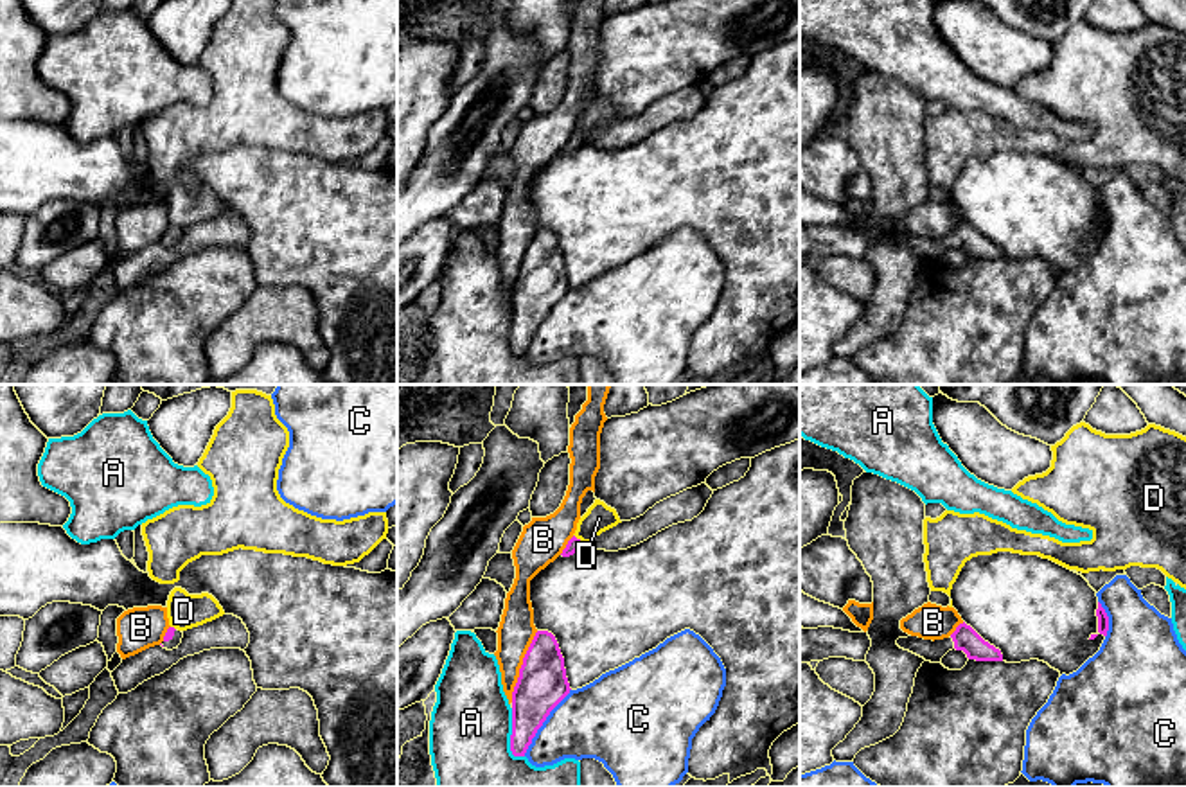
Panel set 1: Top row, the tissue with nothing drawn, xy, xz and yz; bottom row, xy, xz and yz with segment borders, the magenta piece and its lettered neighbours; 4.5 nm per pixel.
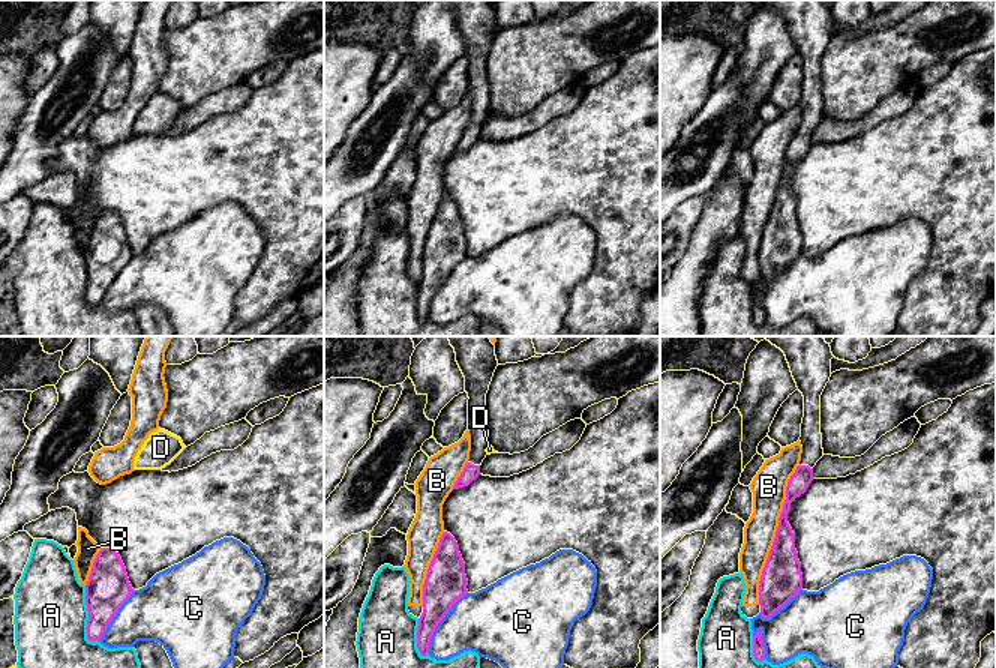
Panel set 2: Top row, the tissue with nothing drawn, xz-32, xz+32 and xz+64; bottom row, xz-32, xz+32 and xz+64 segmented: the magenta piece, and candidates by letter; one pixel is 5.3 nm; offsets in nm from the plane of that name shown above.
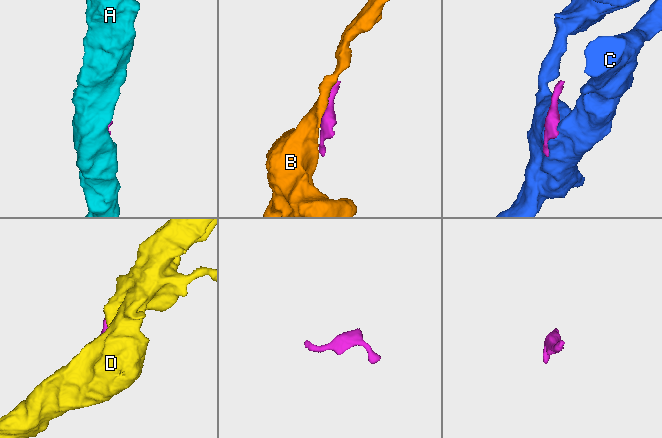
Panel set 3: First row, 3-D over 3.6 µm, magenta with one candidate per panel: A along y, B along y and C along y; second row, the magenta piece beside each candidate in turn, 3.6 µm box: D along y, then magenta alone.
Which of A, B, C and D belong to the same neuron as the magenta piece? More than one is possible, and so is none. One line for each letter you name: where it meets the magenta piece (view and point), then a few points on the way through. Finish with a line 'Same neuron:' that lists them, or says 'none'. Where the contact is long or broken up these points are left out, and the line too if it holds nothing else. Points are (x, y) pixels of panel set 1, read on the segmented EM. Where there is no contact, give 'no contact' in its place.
Same neuron: none

